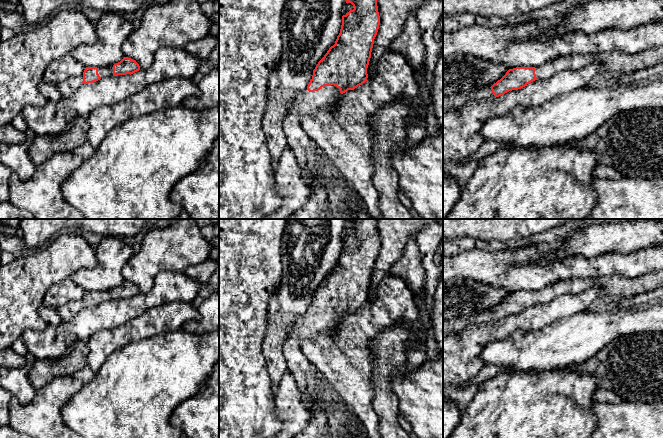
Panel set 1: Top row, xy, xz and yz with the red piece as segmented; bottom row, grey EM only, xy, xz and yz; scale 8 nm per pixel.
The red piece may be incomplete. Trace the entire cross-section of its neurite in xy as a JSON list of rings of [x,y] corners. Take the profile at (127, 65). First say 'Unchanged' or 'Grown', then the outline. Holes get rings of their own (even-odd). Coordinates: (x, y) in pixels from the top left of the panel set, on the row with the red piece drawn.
Grown. [[[124,57],[120,62],[105,67],[86,67],[83,75],[79,77],[71,77],[68,80],[58,83],[56,86],[62,96],[70,96],[82,84],[93,83],[101,78],[110,76],[133,74],[140,70],[139,64],[128,57]]]

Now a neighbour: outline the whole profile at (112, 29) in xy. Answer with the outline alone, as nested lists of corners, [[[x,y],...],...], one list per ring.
[[[106,12],[95,24],[96,42],[79,45],[70,55],[85,67],[114,65],[125,57],[122,44],[134,29],[120,13]]]

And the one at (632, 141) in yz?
[[[639,108],[621,112],[587,137],[566,144],[594,152],[598,164],[617,169],[623,177],[663,178],[663,109]]]

